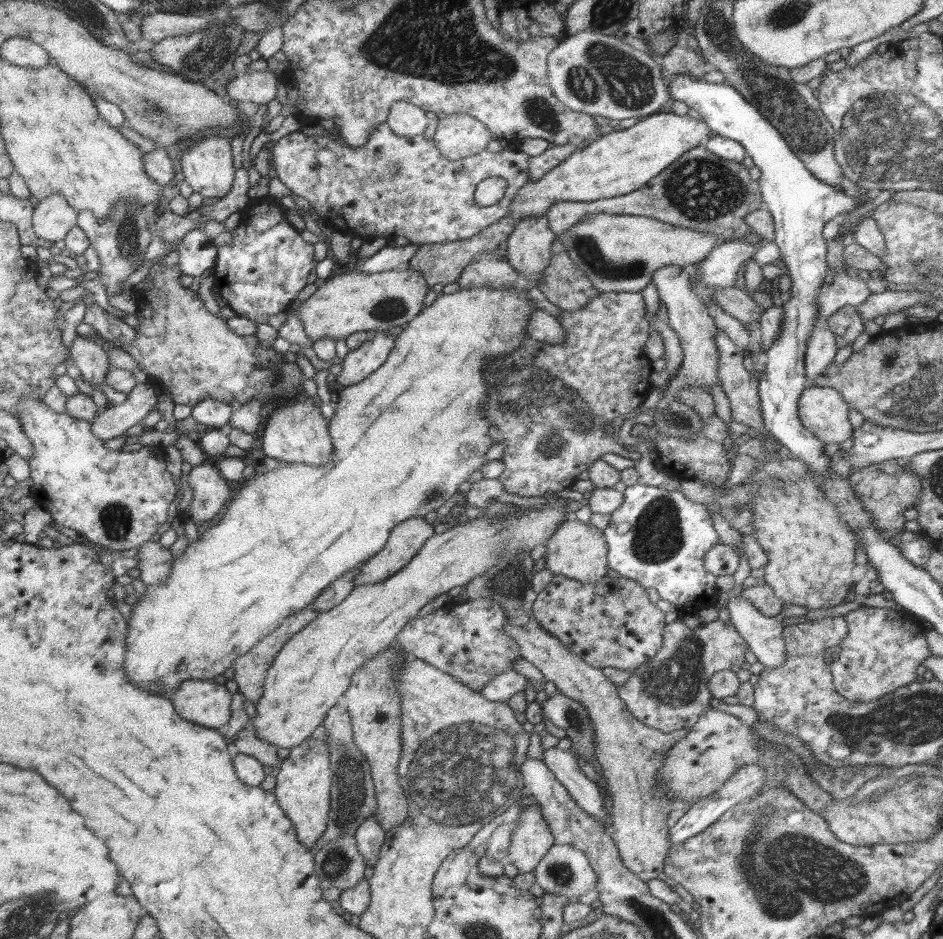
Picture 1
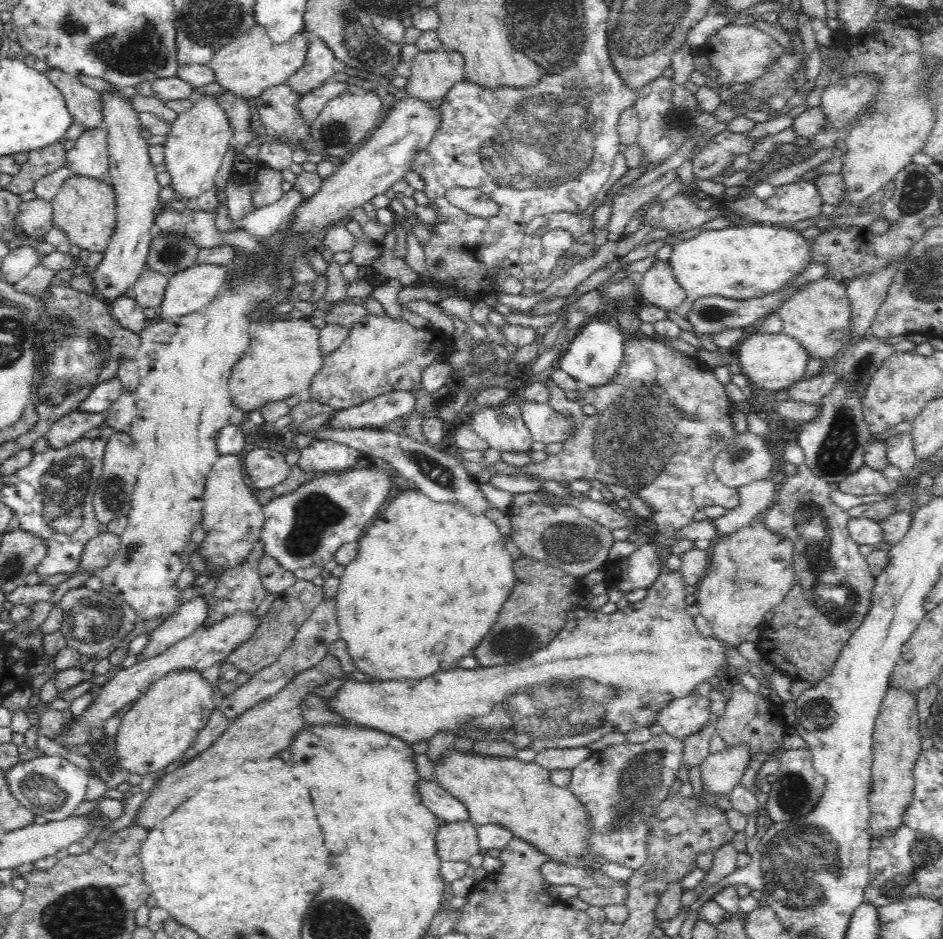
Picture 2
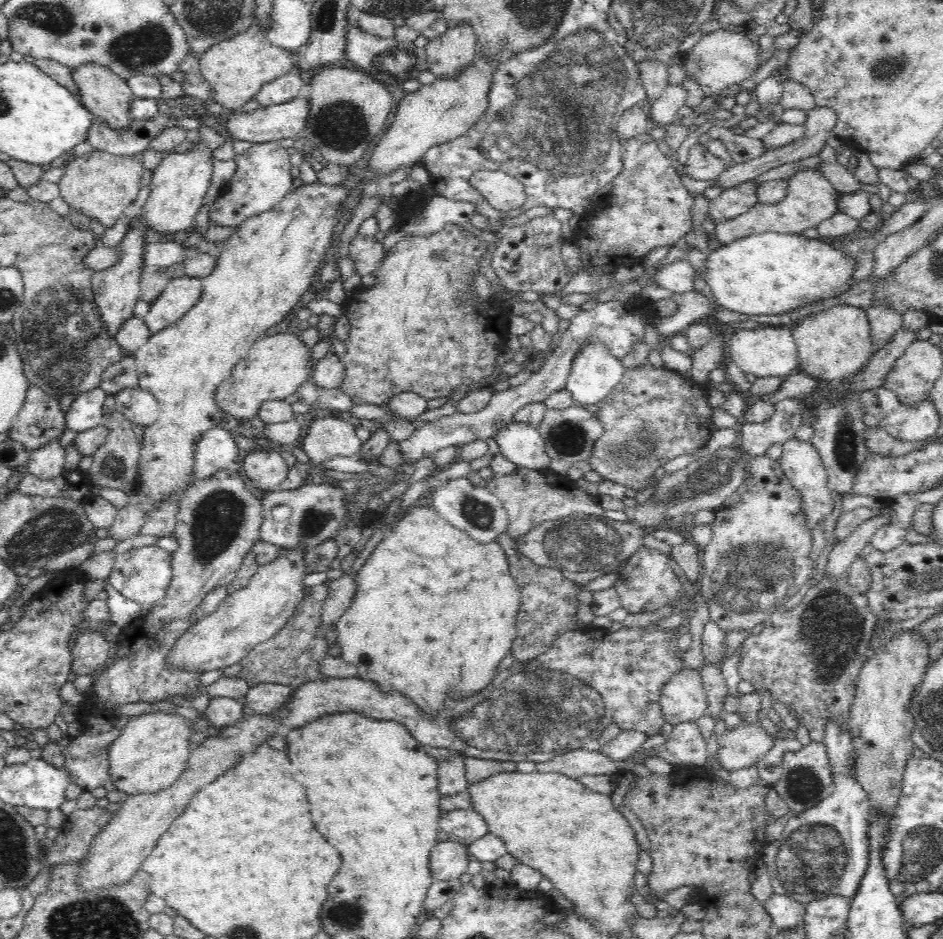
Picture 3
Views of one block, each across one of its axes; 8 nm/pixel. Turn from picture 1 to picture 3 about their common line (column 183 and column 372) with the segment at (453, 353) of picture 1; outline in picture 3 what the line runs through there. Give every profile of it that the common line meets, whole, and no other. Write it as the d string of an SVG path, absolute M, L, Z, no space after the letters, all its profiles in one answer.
M416 506L403 513L386 531L384 538L373 550L365 564L358 570L356 576L357 591L348 610L337 620L337 643L341 648L340 656L346 662L356 665L358 678L364 681L372 681L380 687L380 691L398 691L408 697L430 717L436 719L441 709L445 706L451 695L458 701L468 699L484 690L484 686L492 683L496 672L500 669L502 658L510 652L512 642L516 638L516 618L520 610L521 587L509 573L508 556L497 541L488 542L488 546L482 546L472 540L463 530L458 530L446 519L442 518L433 506Z

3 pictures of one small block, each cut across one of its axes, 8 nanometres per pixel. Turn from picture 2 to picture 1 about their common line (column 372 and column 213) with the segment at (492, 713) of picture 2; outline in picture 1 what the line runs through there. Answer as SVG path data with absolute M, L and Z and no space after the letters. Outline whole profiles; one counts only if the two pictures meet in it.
M197 679L186 680L169 694L176 714L199 726L218 729L230 719L231 693L222 684Z

